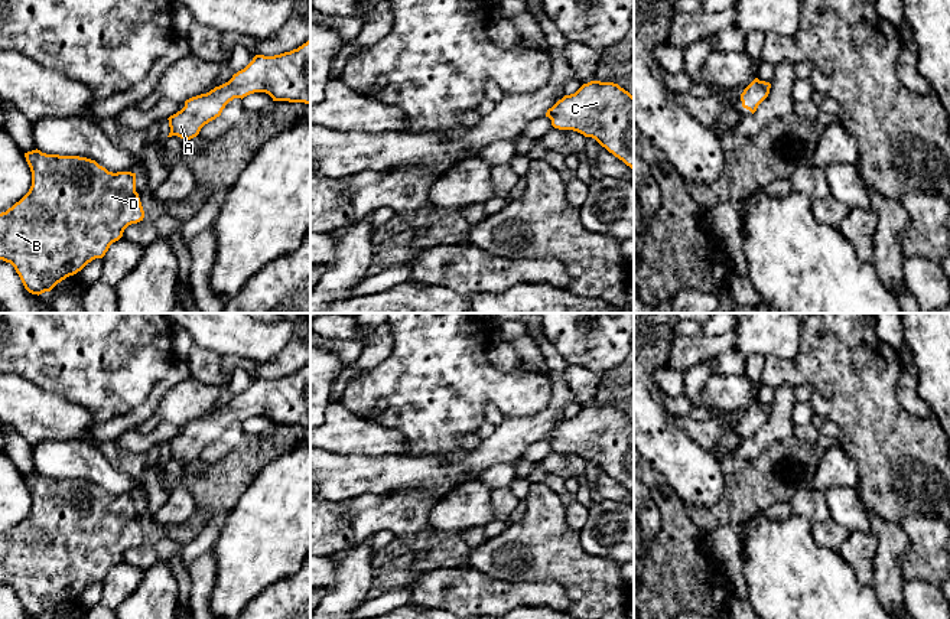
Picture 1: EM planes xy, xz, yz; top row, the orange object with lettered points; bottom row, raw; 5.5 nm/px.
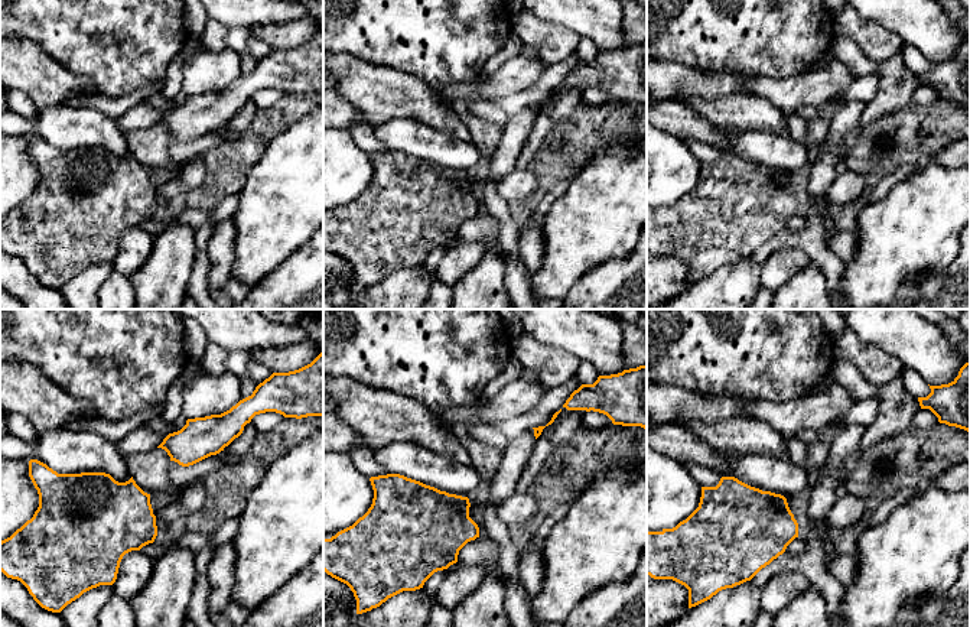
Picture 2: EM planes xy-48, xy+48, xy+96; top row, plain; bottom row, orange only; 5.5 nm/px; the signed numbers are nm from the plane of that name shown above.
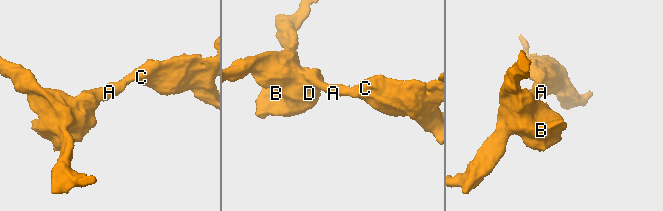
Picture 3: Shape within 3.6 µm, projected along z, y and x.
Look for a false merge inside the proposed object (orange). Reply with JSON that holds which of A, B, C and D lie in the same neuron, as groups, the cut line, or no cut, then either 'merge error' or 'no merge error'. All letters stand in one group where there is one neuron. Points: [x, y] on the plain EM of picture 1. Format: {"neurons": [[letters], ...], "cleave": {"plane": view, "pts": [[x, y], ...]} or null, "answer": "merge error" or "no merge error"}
{"neurons": [["A", "B", "C", "D"]], "cleave": null, "answer": "no merge error"}

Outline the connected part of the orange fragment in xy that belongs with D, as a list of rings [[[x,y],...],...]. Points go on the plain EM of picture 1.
[[[38,472],[25,476],[25,480],[32,495],[32,509],[19,525],[0,537],[0,583],[10,586],[25,612],[39,619],[92,583],[103,581],[128,548],[143,544],[144,534],[136,515],[136,496],[113,496],[87,480],[46,478]]]

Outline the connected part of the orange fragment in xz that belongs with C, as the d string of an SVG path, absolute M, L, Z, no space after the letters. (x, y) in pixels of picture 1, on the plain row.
M583 407L549 431L546 440L554 452L595 462L634 493L634 420L618 407Z

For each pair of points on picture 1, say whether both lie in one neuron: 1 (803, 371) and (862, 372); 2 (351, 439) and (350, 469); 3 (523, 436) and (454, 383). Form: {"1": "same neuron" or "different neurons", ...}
{"1": "same neuron", "2": "different neurons", "3": "different neurons"}

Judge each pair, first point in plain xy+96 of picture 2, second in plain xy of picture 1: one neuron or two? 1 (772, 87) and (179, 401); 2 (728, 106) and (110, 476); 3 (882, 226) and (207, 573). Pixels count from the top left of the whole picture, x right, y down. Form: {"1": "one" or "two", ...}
{"1": "one", "2": "two", "3": "two"}

